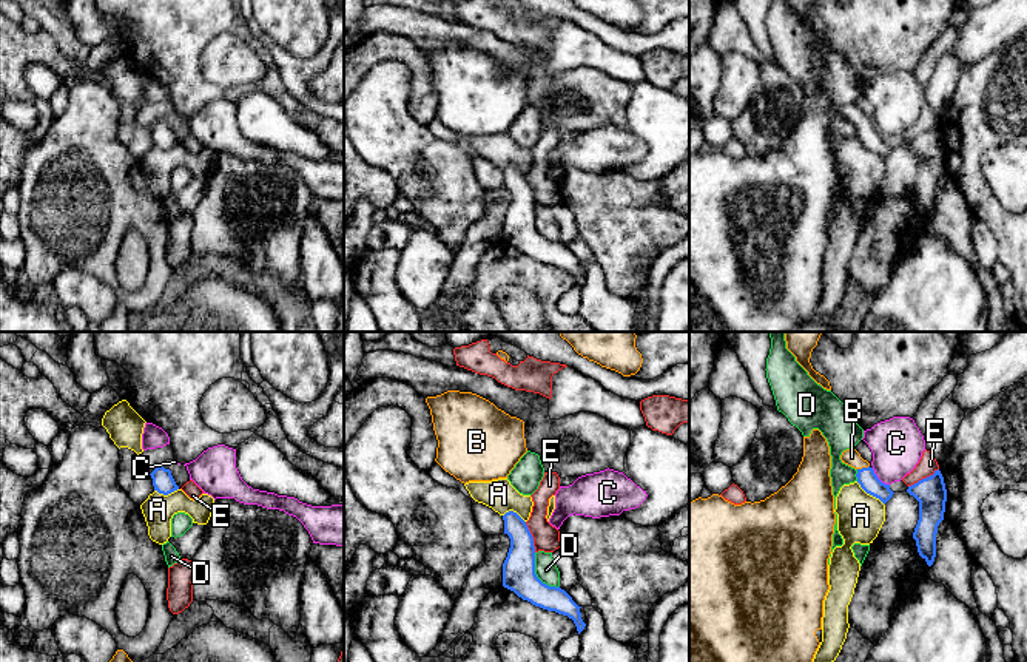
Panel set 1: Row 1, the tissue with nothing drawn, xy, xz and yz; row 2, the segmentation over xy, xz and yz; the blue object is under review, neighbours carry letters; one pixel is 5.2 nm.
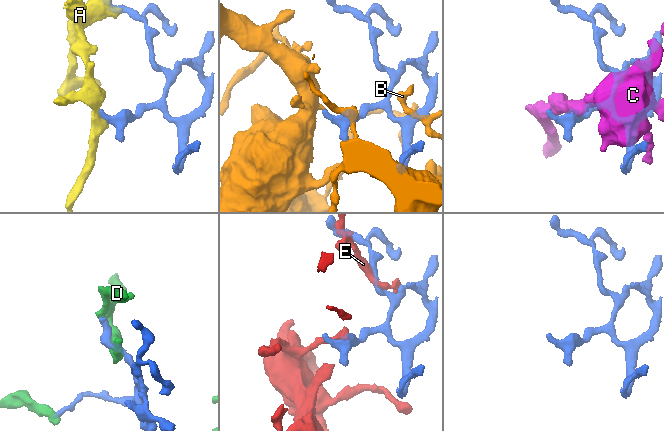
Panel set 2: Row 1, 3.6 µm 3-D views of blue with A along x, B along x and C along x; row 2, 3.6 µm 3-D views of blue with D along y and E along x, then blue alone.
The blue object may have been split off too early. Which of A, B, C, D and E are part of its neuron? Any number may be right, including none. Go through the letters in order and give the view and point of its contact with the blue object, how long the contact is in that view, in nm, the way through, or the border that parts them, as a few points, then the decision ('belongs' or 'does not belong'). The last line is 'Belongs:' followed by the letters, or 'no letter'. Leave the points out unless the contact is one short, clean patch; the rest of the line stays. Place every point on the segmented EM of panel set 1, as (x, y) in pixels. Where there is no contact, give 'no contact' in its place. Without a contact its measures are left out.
A: contact yz (870, 494); length 200 nm; border yz (856, 482), (884, 505); does not belong
B: contact yz (862, 468); length 70 nm; way yz (867, 479), (862, 468), (851, 457); belongs
C: contact yz (878, 479); length 130 nm; does not belong
D: contact xz (535, 574); length 220 nm; does not belong
E: contact yz (922, 479); length 190 nm; does not belong
Belongs: B

